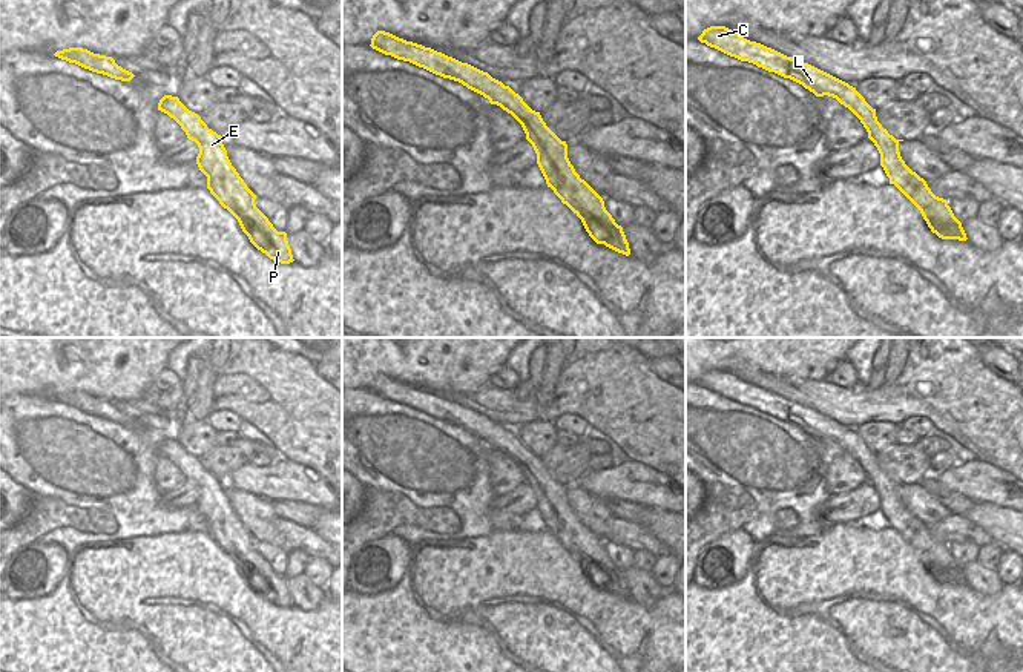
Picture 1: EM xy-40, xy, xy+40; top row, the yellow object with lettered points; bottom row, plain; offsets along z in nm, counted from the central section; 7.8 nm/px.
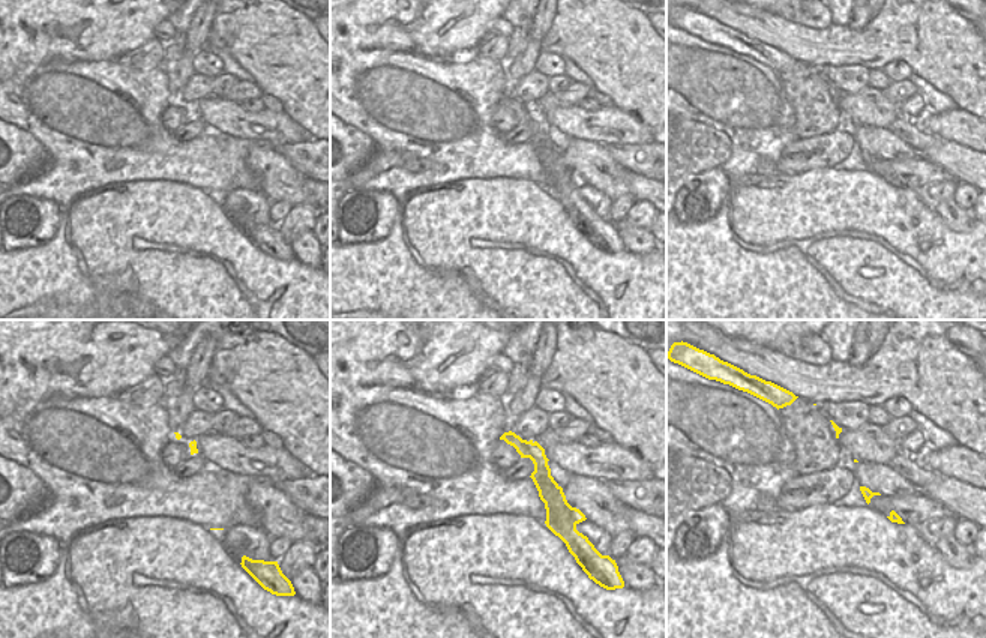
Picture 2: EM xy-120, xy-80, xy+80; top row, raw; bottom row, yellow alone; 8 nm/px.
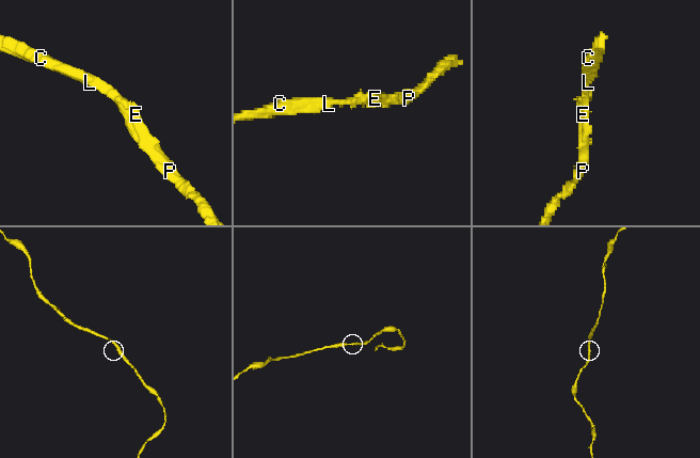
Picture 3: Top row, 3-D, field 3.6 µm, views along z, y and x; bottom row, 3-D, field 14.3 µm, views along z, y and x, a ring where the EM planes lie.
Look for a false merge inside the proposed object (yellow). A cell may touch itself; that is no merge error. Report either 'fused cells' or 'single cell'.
single cell

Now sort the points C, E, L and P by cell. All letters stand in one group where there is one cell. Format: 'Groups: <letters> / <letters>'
Groups: C E L P.

